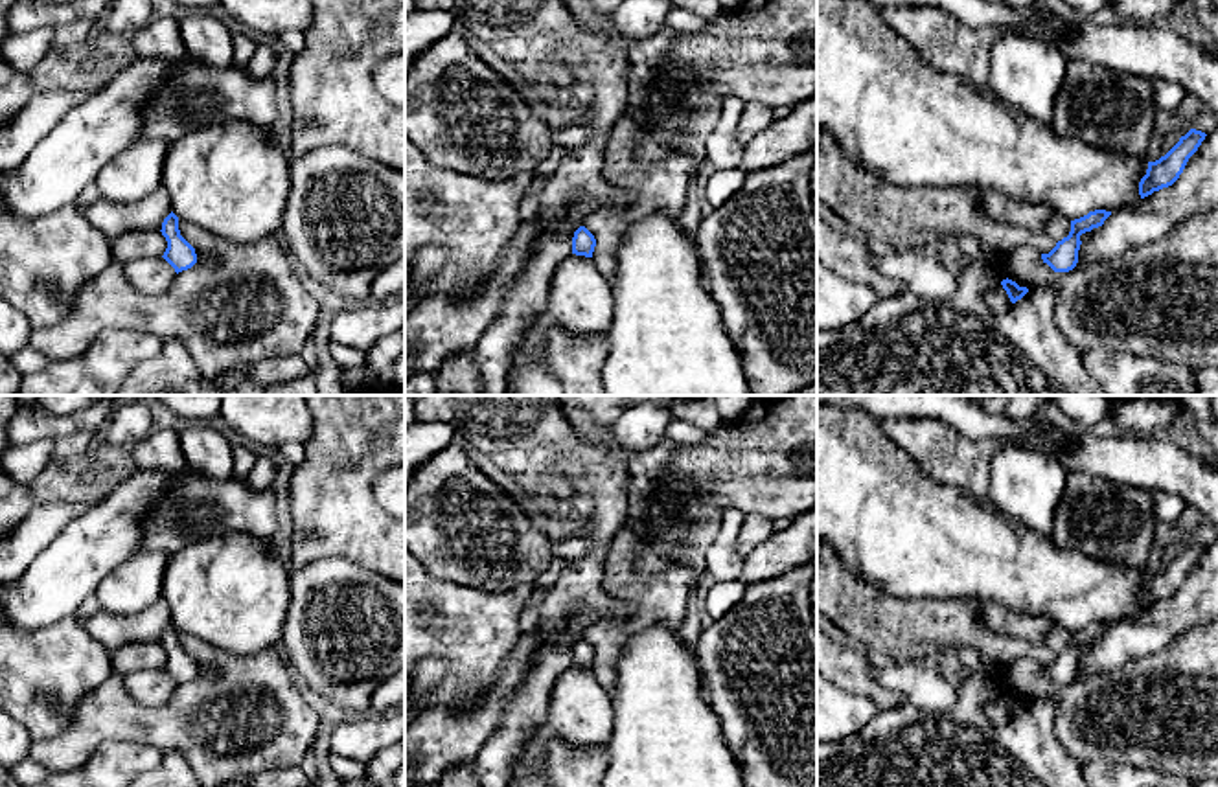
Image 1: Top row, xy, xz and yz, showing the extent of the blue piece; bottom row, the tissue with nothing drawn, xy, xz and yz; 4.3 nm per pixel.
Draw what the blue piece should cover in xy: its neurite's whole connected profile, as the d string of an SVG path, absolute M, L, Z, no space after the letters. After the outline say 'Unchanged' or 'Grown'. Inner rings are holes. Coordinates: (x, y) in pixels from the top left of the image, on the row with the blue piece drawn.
M173 211L164 219L160 232L167 241L167 248L162 257L177 274L191 268L197 263L197 254L195 248L180 235L178 217Z. Unchanged

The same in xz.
M580 226L572 237L572 254L592 257L594 246L594 235L585 226Z. Unchanged

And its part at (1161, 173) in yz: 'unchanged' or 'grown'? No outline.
unchanged

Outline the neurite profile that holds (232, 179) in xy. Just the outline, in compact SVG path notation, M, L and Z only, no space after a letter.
M224 120L169 143L164 182L171 211L234 243L282 230L293 177L269 129Z

